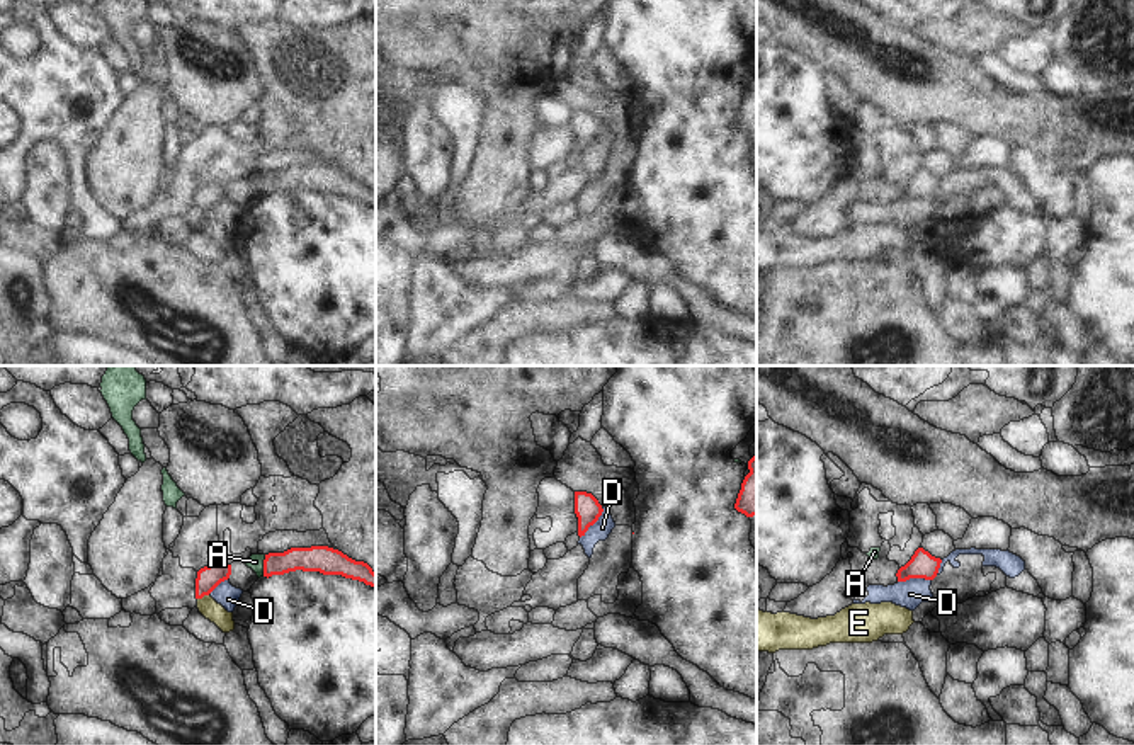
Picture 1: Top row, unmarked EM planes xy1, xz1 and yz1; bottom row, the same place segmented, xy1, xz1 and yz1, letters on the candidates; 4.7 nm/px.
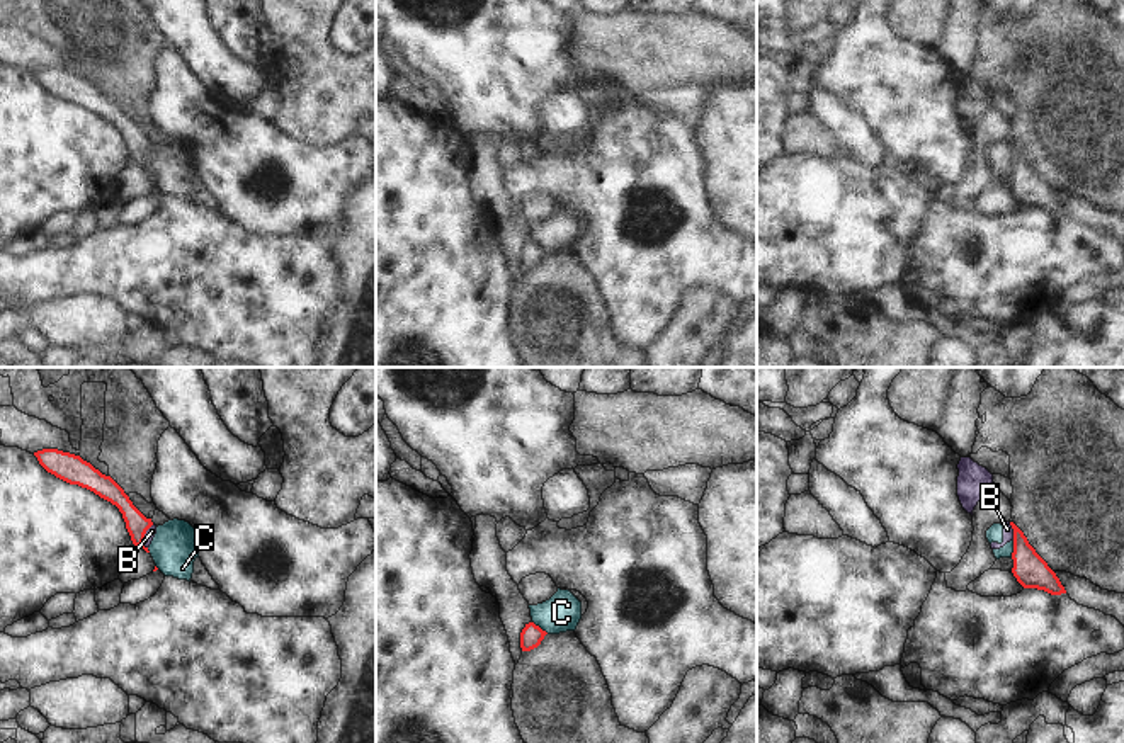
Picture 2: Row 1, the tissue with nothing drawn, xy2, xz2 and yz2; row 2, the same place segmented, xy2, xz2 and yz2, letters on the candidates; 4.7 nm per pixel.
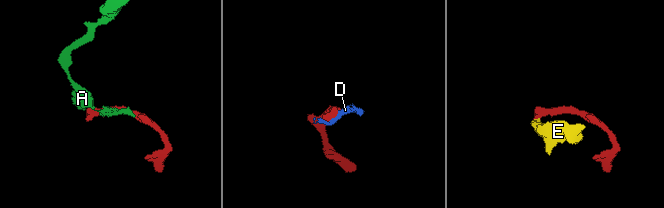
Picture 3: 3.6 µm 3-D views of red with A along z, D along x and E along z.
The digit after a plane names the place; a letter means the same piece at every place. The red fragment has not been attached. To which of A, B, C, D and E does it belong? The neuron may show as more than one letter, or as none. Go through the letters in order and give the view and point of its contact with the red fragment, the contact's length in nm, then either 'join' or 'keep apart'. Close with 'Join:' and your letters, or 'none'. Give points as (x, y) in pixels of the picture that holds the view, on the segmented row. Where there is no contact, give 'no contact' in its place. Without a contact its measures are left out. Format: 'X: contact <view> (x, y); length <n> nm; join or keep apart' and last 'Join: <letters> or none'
A: contact xy1 (264, 565); length 110 nm; keep apart
B: contact xy2 (143, 536); length 130 nm; keep apart
C: contact yz2 (1014, 550); length 80 nm; keep apart
D: contact xz1 (594, 523); length 190 nm; keep apart
E: contact xy1 (203, 596); length 60 nm; join
Join: E

